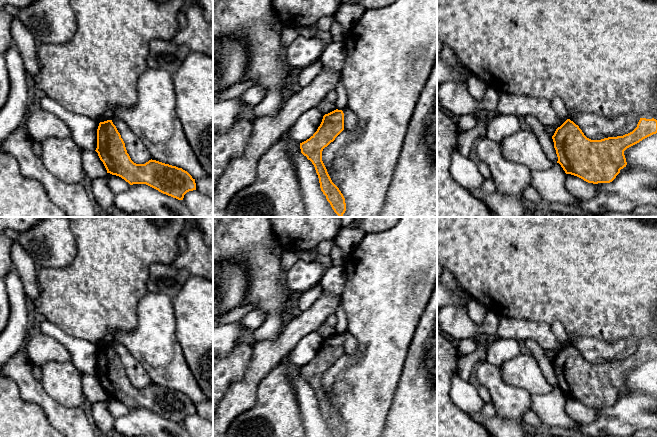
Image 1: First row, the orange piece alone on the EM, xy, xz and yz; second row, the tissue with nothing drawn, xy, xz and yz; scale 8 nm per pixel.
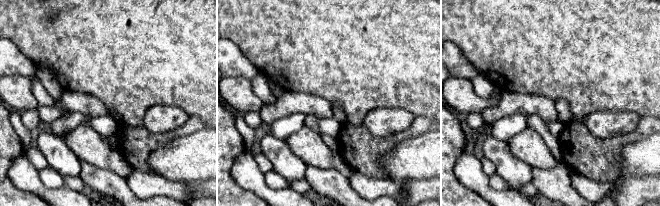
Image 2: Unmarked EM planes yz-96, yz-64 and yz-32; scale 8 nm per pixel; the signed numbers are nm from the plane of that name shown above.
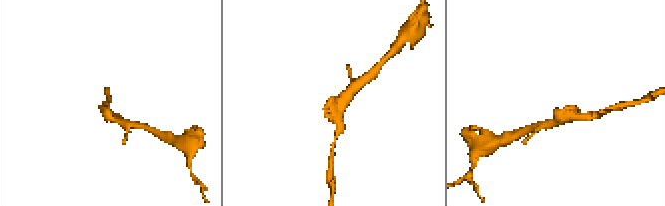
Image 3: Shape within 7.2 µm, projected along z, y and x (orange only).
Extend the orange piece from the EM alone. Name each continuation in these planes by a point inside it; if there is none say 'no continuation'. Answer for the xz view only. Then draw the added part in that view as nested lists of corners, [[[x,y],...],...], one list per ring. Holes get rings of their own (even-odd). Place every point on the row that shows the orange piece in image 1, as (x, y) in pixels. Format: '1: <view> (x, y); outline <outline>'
no continuation

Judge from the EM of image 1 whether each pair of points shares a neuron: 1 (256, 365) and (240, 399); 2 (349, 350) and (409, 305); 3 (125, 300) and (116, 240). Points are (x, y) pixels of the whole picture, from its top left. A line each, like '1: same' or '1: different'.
1: same
2: different
3: same

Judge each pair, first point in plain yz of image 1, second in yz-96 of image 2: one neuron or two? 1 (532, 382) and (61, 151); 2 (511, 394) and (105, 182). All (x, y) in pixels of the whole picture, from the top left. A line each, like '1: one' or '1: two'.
1: two
2: two

